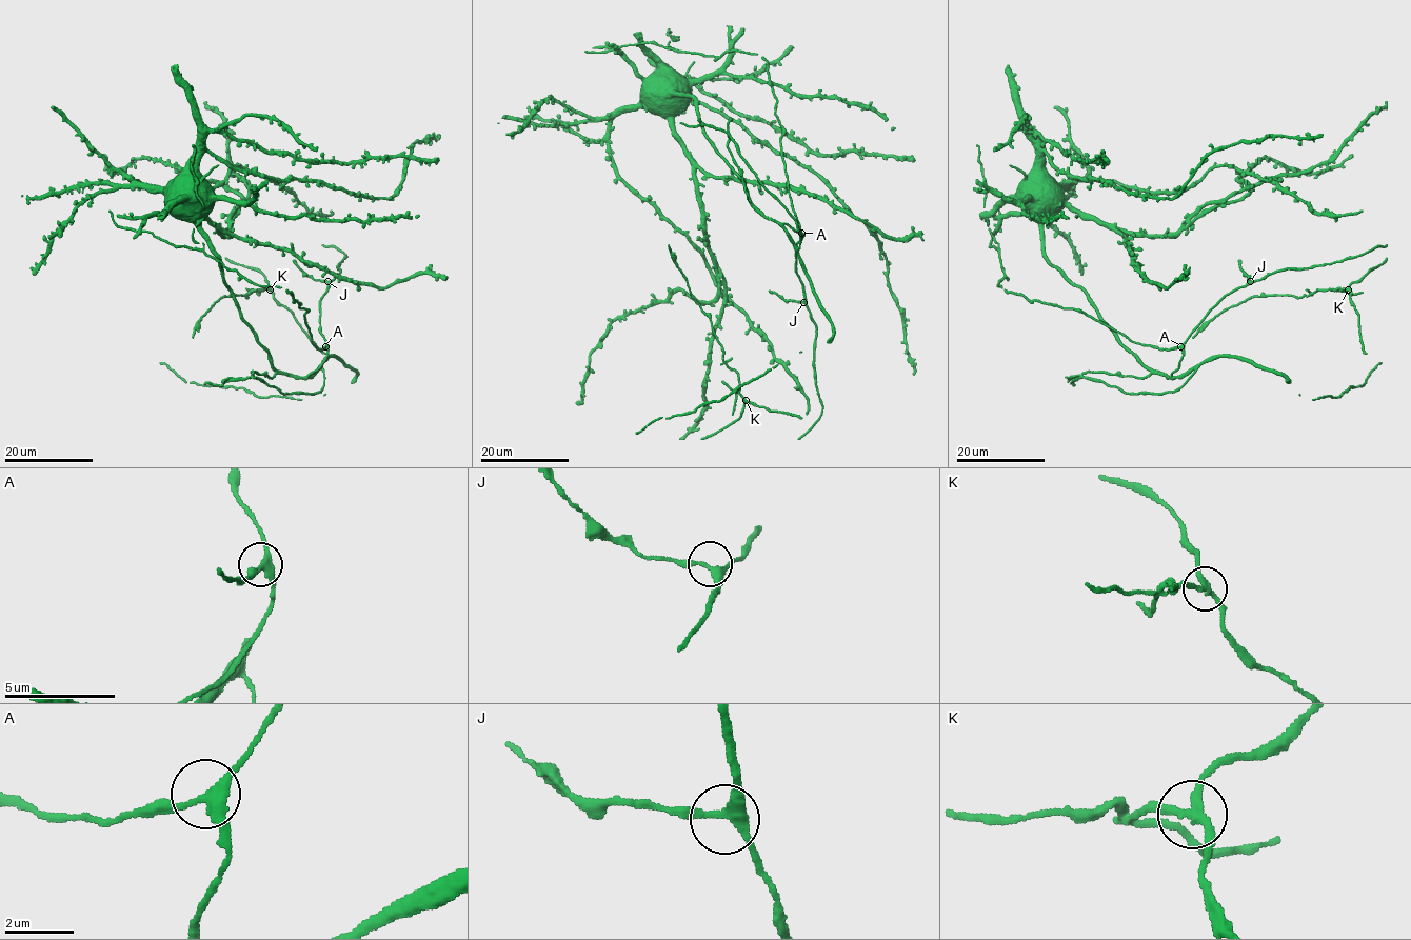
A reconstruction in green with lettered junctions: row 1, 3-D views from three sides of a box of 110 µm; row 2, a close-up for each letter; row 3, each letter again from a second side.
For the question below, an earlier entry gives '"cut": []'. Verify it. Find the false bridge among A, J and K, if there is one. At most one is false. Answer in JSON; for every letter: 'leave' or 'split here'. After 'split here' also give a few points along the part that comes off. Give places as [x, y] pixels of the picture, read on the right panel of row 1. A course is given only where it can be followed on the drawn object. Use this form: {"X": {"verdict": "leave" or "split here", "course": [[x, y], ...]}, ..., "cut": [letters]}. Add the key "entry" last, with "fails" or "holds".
{"A": {"verdict": "leave"}, "J": {"verdict": "leave"}, "K": {"verdict": "split here", "course": [[1349, 290], [1316, 290], [1295, 297], [1251, 296], [1225, 308], [1193, 337]]}, "cut": ["K"], "entry": "fails"}

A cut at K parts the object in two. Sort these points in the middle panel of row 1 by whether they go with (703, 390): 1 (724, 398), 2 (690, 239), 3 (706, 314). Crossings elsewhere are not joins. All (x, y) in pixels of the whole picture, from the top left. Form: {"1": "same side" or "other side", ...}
{"1": "same side", "2": "same side", "3": "other side"}

